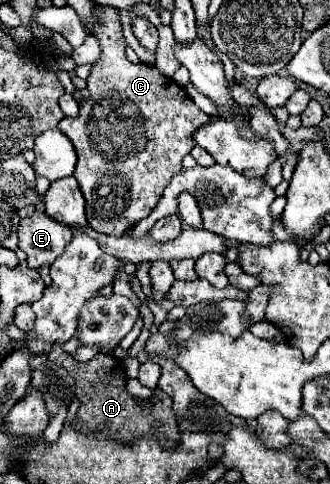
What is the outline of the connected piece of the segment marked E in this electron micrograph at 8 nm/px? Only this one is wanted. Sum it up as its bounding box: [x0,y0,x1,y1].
[18,213,72,269]

